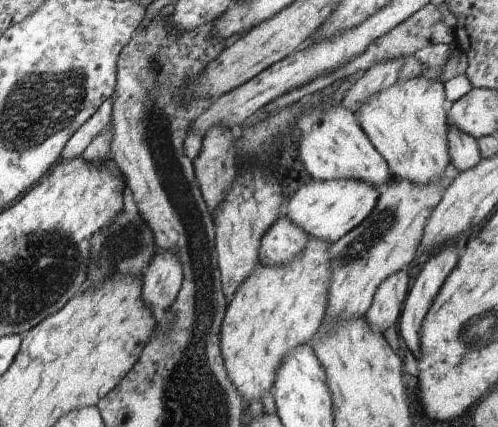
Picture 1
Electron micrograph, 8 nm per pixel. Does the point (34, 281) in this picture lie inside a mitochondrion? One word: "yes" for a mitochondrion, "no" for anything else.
yes

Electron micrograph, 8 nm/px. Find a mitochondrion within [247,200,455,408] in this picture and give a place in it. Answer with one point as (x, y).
(386, 219)

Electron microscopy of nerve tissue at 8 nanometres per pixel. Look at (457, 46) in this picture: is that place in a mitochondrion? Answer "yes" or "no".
no

